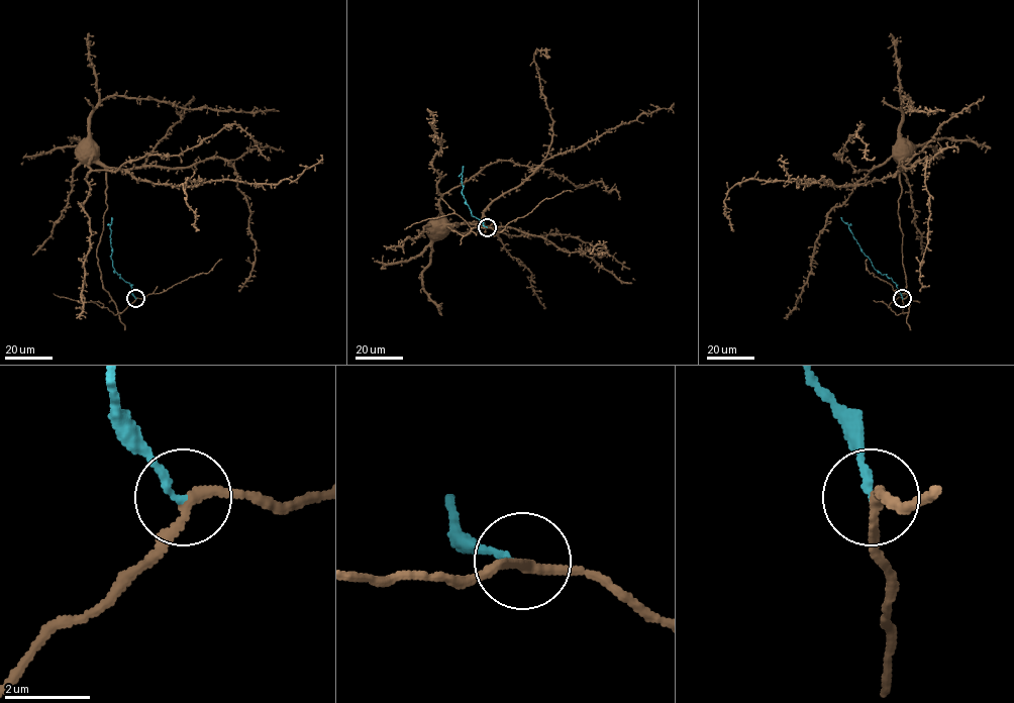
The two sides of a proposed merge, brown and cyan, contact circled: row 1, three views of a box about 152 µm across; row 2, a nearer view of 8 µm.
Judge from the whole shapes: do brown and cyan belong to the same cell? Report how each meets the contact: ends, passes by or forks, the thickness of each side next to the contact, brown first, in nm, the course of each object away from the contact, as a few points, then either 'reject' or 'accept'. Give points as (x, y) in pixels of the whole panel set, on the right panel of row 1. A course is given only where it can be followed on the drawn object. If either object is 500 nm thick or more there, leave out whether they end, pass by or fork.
brown passes by | cyan ends | 220/190 nm | brown via (902, 298), (903, 311), (907, 312), (910, 295), (898, 211), (899, 162), (893, 152) | cyan via (902, 298), (891, 278), (876, 269), (840, 217) | reject

